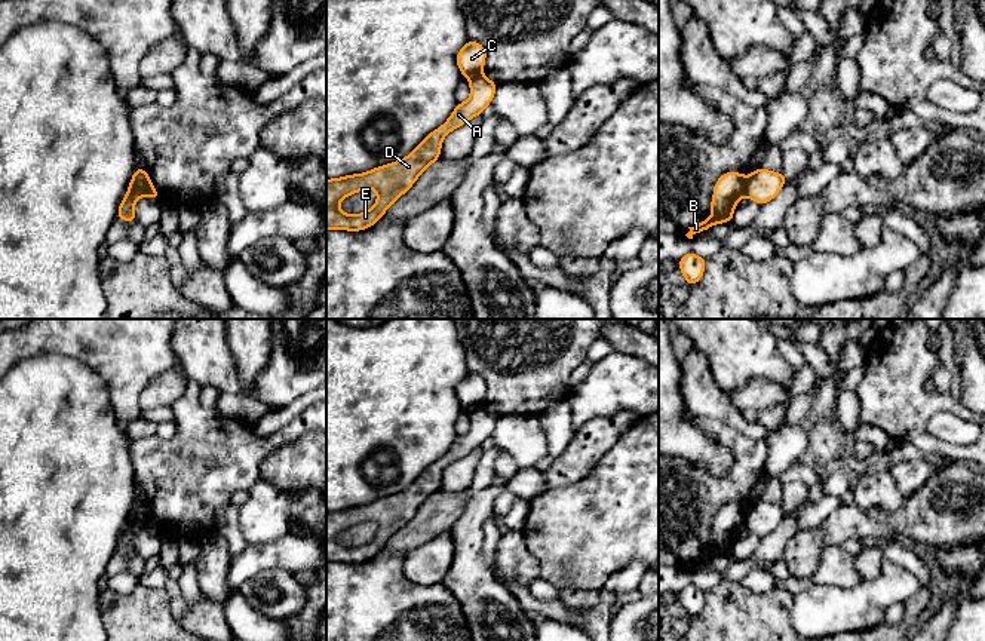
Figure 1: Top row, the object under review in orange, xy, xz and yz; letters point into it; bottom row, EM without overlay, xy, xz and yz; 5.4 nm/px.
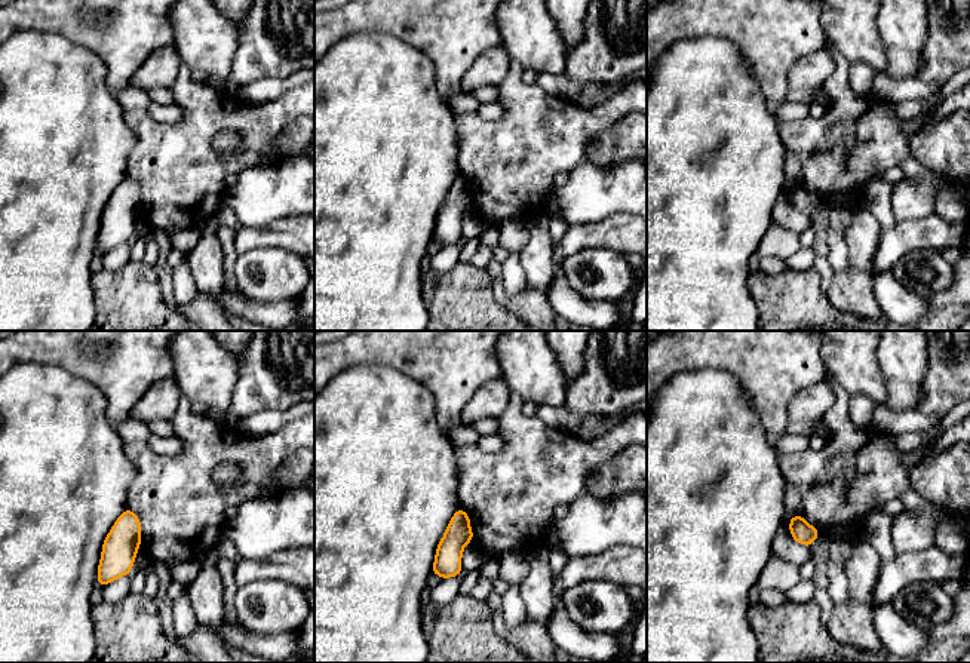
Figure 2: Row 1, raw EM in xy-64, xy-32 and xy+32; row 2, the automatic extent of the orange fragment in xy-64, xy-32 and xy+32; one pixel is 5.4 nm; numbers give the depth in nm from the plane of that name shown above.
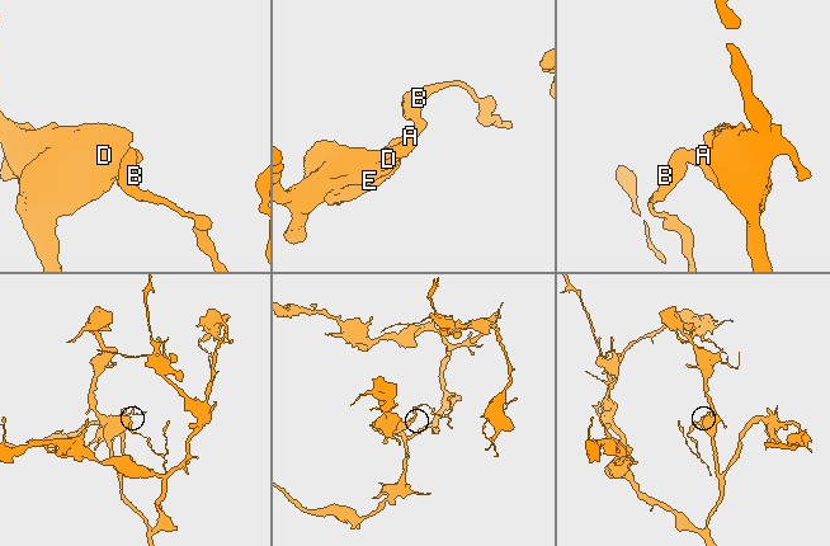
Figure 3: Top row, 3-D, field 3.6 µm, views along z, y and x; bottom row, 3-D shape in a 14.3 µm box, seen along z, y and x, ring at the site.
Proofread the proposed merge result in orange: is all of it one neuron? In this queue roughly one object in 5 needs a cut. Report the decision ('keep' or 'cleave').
cleave

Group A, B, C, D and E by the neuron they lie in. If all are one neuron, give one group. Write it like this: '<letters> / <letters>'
A D E / B C

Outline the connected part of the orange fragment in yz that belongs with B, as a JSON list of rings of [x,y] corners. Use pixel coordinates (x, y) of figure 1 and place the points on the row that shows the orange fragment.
[[[724,172],[715,183],[711,212],[712,217],[700,221],[694,227],[688,227],[685,234],[693,239],[694,234],[711,229],[715,224],[731,223],[737,202],[745,196],[746,175],[740,172]]]

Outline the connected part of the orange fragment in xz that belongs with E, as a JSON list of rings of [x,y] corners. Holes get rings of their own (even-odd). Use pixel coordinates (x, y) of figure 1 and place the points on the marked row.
[[[484,74],[469,79],[470,98],[455,105],[448,120],[430,132],[406,157],[369,169],[365,174],[326,180],[326,230],[360,231],[372,227],[418,180],[433,162],[441,159],[442,139],[475,116],[481,116],[497,91],[497,83]],[[372,188],[378,197],[374,206],[362,214],[344,214],[338,203],[358,191]]]

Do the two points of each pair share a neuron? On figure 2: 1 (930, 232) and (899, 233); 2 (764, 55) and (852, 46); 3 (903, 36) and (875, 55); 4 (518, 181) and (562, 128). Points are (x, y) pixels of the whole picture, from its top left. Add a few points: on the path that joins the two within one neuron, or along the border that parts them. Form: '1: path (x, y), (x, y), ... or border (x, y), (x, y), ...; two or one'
1: path (923, 233), (906, 233); one
2: border (819, 15), (819, 22), (828, 39); two
3: border (877, 15), (877, 30), (886, 57), (883, 71); two
4: path (522, 168), (549, 141); one

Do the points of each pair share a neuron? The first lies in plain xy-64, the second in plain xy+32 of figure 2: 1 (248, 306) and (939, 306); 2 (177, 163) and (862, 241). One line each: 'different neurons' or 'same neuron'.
1: different neurons
2: different neurons

